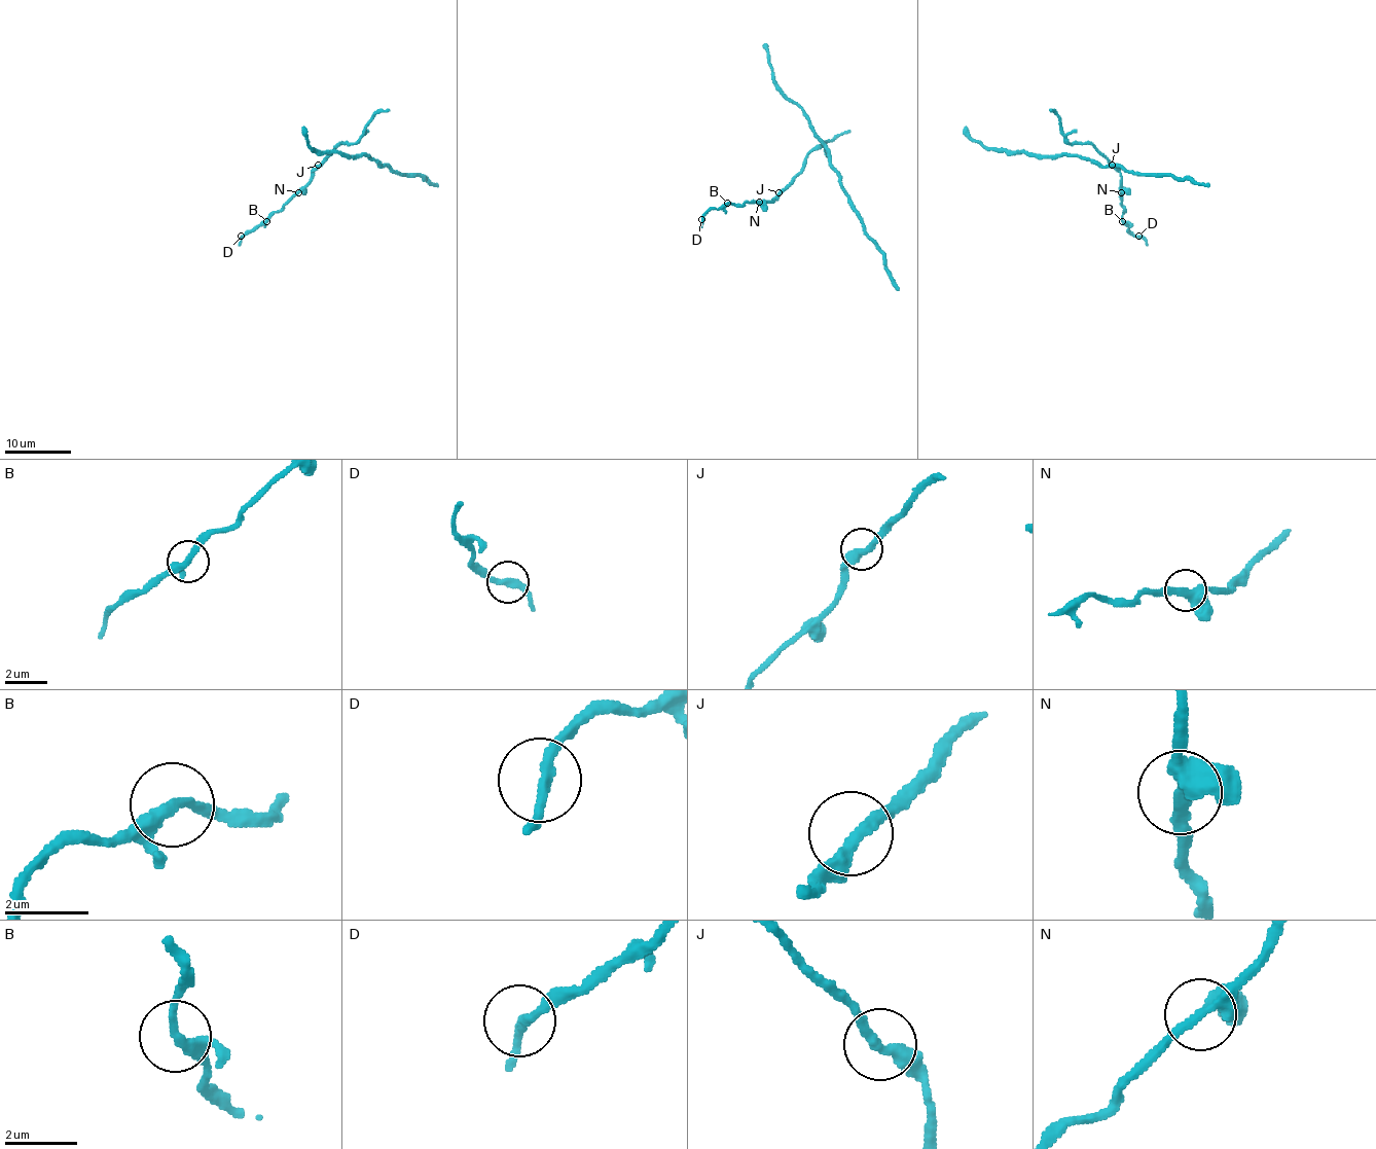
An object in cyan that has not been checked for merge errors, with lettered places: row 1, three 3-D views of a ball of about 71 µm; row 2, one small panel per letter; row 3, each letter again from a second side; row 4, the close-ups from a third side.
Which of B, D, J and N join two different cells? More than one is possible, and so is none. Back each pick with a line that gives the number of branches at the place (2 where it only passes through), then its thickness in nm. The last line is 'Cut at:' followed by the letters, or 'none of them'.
Cut at: none of them

